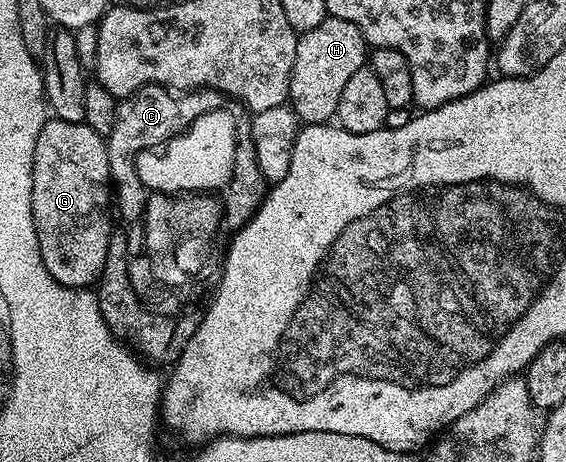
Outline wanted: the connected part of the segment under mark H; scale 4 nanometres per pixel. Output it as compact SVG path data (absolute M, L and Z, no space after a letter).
M327 16L320 27L301 34L296 43L296 63L292 63L288 104L299 122L327 124L335 116L343 88L356 71L367 64L368 46L360 27L348 19Z

